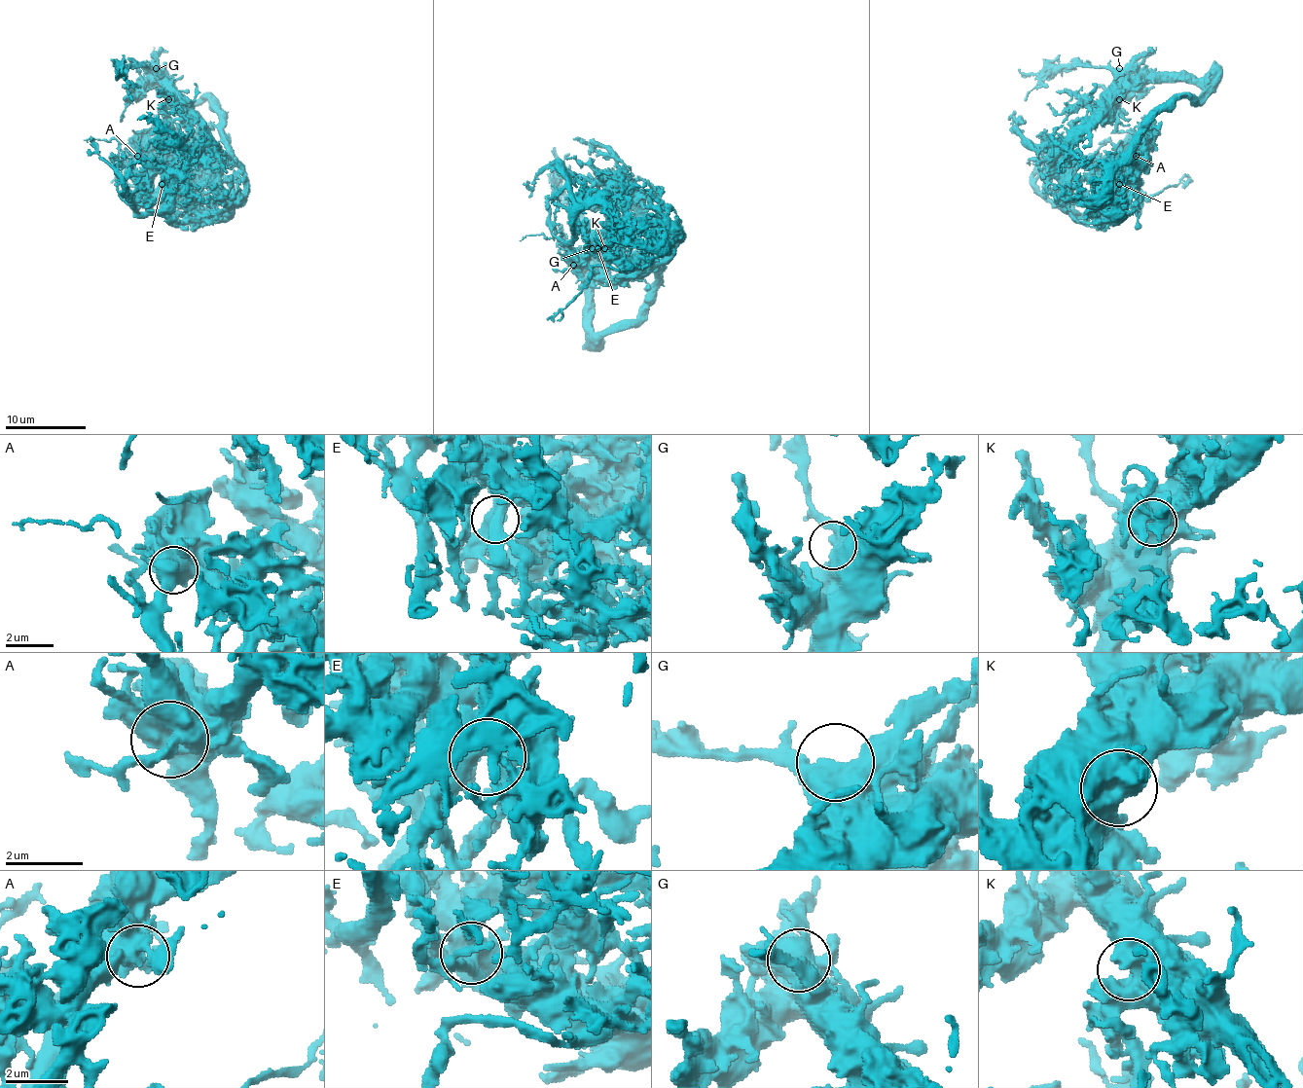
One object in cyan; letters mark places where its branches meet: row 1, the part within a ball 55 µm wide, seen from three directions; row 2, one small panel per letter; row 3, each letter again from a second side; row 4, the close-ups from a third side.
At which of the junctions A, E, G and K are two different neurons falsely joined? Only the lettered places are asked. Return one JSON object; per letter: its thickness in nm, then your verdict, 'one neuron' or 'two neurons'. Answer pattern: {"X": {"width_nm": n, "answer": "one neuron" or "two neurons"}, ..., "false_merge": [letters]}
{"A": {"width_nm": 600, "answer": "one neuron"}, "E": {"width_nm": 460, "answer": "one neuron"}, "G": {"width_nm": 650, "answer": "one neuron"}, "K": {"width_nm": 900, "answer": "one neuron"}, "false_merge": []}

